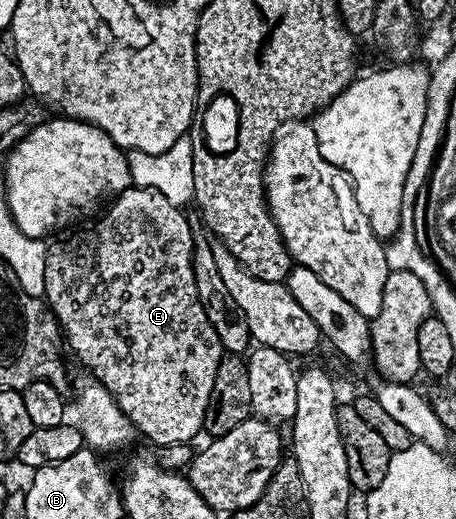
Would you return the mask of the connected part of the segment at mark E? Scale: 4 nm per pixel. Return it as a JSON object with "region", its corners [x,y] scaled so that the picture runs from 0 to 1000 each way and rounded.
{"region":[[[289,356],[263,376],[252,378],[241,397],[206,424],[211,430],[193,445],[173,445],[167,453],[151,455],[149,461],[123,459],[118,464],[105,466],[99,495],[94,568],[103,590],[110,592],[129,622],[136,651],[143,655],[154,682],[158,676],[191,705],[184,709],[195,721],[213,734],[221,734],[230,742],[230,750],[239,750],[252,776],[270,790],[274,803],[283,803],[298,832],[307,840],[316,838],[318,844],[349,854],[351,863],[375,861],[382,854],[417,855],[419,844],[445,830],[445,805],[452,784],[458,780],[461,759],[467,755],[467,734],[476,721],[478,699],[493,682],[485,657],[476,649],[467,626],[458,626],[458,611],[450,611],[450,595],[432,572],[432,549],[423,534],[428,453],[423,443],[419,445],[417,426],[401,416],[401,410],[406,410],[404,401],[379,395],[379,387],[371,387],[371,380],[353,380],[353,372],[325,360]]]}

